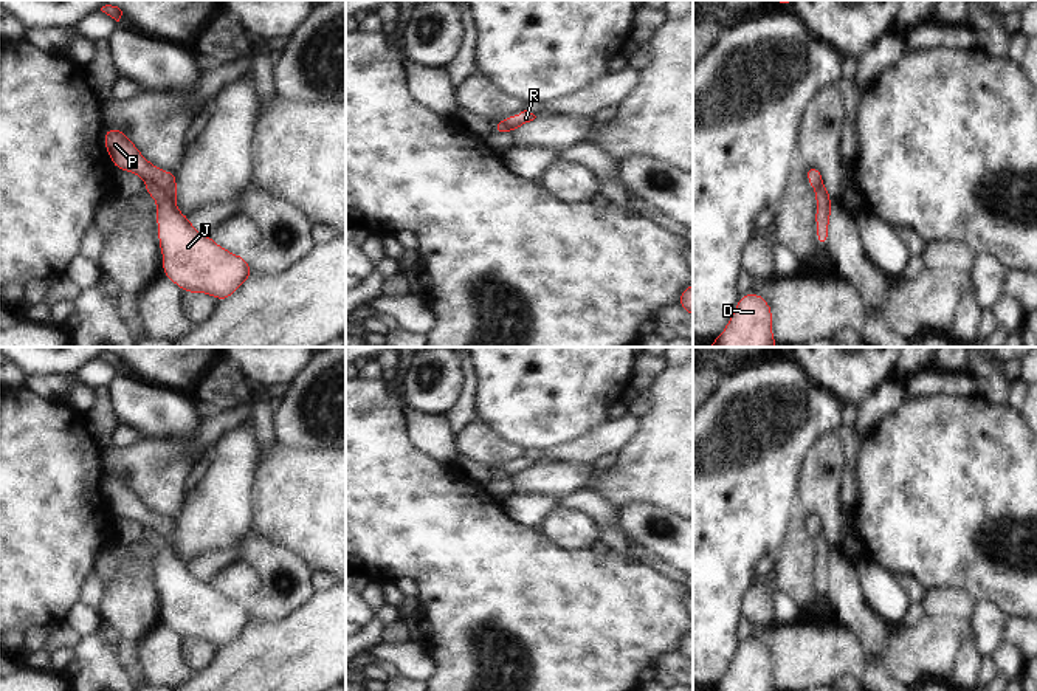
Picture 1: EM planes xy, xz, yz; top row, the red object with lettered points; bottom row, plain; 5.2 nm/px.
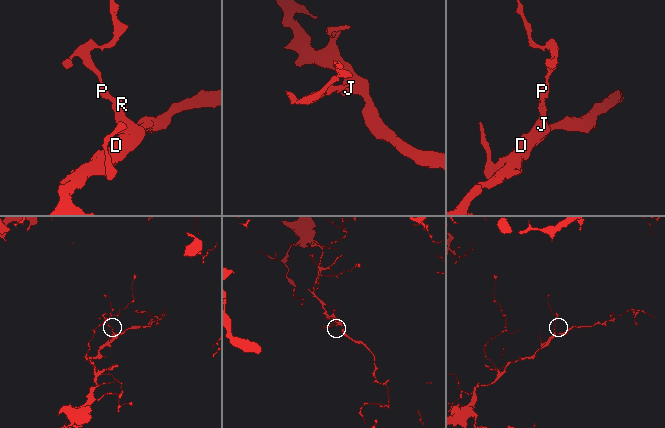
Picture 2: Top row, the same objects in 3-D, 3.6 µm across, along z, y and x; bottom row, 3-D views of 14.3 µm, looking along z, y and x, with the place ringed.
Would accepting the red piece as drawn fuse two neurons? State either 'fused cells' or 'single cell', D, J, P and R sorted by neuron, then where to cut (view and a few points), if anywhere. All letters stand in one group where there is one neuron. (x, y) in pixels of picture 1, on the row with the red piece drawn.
fused cells; groups D J / P R; cut xy (146, 183), (160, 186), (174, 202)

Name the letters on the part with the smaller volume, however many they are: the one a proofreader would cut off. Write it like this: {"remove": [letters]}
{"remove": ["P", "R"]}

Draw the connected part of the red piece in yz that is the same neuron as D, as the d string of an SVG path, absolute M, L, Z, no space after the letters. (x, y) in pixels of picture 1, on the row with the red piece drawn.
M752 291L741 296L725 328L708 347L777 347L766 297Z

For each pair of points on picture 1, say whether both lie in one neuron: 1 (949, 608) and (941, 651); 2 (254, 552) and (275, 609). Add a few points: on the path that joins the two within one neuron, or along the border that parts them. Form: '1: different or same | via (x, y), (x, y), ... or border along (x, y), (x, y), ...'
1: different | border along (927, 615), (955, 615), (969, 620)
2: same | via (267, 566), (265, 586), (273, 595)

